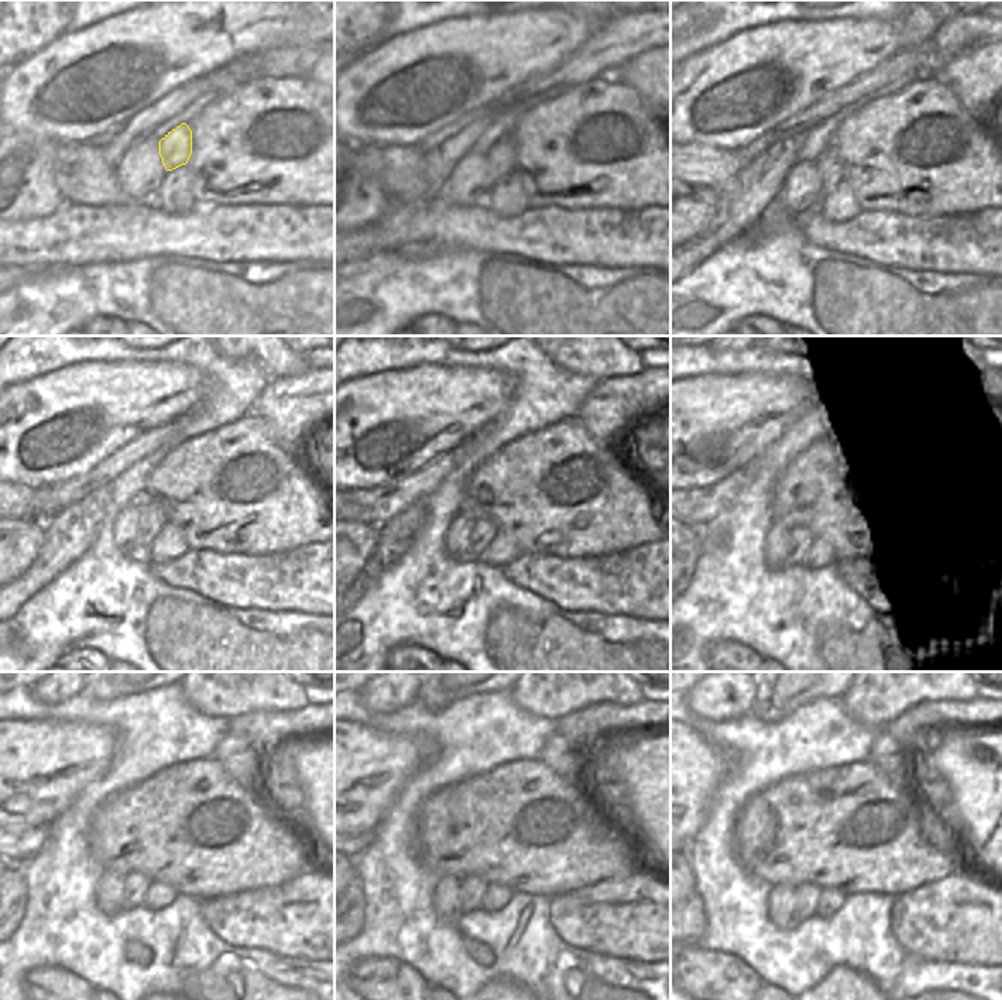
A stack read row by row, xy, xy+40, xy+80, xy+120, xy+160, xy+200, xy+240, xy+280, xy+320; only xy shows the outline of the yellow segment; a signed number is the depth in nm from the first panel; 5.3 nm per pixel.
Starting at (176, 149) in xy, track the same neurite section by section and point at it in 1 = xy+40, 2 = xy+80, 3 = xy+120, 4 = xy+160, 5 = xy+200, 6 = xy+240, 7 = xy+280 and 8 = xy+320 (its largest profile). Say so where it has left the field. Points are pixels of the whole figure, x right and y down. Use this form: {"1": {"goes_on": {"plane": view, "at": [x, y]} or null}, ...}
{"1": {"goes_on": {"plane": "xy+40", "at": [501, 159]}}, "2": {"goes_on": {"plane": "xy+80", "at": [828, 167]}}, "3": {"goes_on": {"plane": "xy+120", "at": [152, 517]}}, "4": {"goes_on": {"plane": "xy+160", "at": [485, 529]}}, "5": {"goes_on": {"plane": "xy+200", "at": [813, 538]}}, "6": {"goes_on": {"plane": "xy+240", "at": [135, 886]}}, "7": {"goes_on": {"plane": "xy+280", "at": [471, 888]}}, "8": {"goes_on": {"plane": "xy+320", "at": [806, 895]}}}

